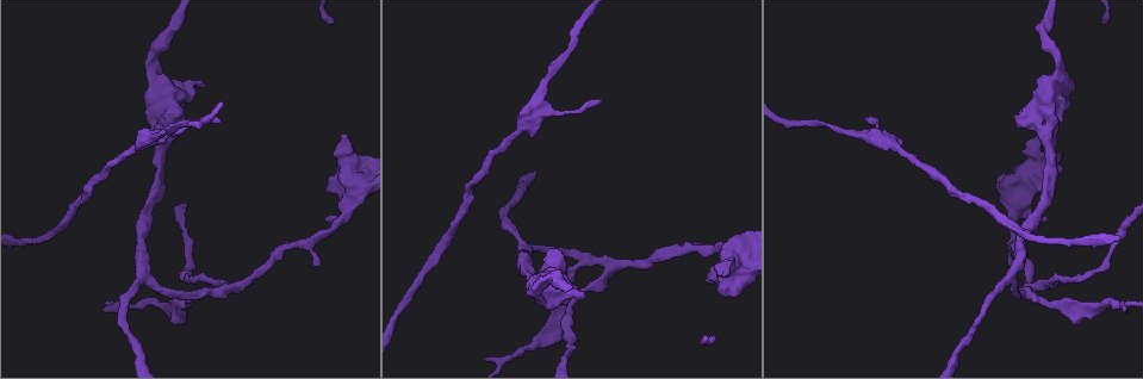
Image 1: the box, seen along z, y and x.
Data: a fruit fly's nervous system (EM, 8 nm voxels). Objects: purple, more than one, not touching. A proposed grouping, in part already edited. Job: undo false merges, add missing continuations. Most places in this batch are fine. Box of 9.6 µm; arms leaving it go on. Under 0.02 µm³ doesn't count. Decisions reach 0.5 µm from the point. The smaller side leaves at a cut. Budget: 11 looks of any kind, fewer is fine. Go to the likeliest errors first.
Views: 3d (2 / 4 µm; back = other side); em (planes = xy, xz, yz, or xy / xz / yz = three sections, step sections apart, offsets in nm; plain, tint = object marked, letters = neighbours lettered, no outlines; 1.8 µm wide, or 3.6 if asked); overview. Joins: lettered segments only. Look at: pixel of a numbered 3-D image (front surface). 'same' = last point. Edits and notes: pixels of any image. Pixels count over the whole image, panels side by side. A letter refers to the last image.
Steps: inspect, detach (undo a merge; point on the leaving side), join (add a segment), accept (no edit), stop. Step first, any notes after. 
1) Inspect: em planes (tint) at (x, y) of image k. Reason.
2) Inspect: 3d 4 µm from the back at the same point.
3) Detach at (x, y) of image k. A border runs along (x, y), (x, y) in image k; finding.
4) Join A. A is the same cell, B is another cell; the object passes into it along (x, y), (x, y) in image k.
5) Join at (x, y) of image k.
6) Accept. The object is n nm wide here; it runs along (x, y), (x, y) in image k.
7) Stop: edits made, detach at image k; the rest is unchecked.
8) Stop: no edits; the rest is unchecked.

Inspect: em xy step 8 (tint) at (1024, 297) of image 1. Side arm on a straight run.

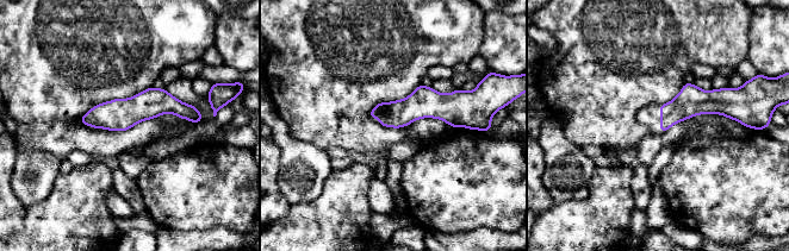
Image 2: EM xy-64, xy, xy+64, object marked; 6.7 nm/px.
Inspect: em planes (letters) at the same point.

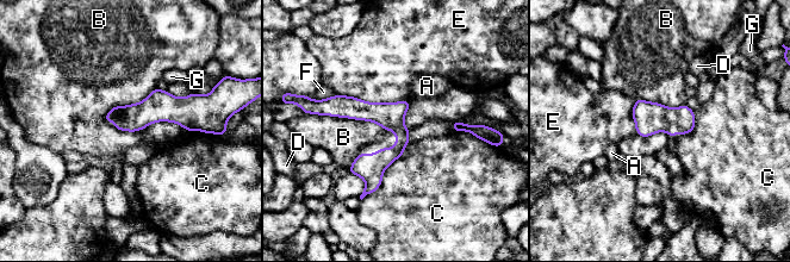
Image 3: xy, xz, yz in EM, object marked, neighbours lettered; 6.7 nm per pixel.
Accept. A, B, C, D, E, F and G are other cells; a border runs along (315, 113), (366, 119), (386, 130) in image 3; all the same neuron.

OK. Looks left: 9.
Inspect: em yz step 8 (tint) at (583, 298) of image 1.

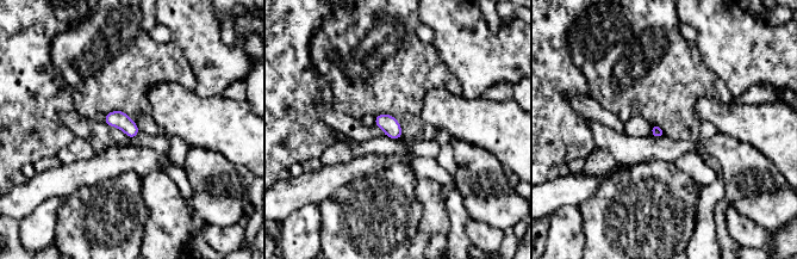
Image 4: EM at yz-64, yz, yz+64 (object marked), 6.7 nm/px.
Inspect: em xz step 8 (letters) at the same point. Cut it another way.

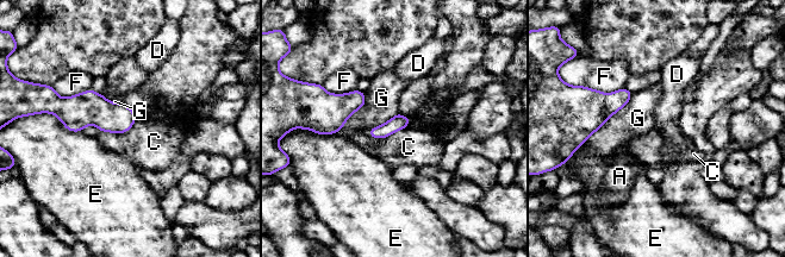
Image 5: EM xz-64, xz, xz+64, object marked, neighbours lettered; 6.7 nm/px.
Accept. A, C, D, E, F and G are other cells; a border runs along (136, 114), (124, 132), (101, 132) in image 5; no lettered segment goes on from it.

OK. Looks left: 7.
Inspect: 3d 2 µm at (147, 137) of image 1. Arms part here.

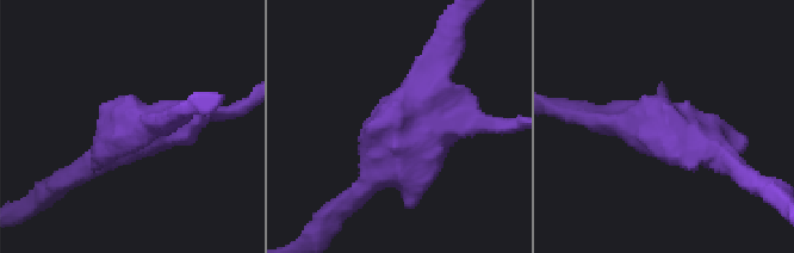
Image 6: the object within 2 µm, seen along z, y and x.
Inspect: em planes (plain) at (393, 130) of image 6.

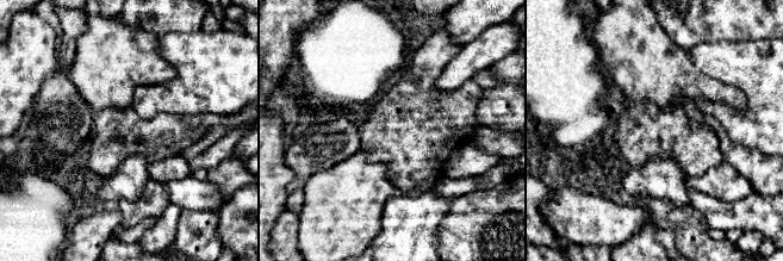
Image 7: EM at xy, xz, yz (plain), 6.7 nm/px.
Inspect: em planes (letters) at the same point.

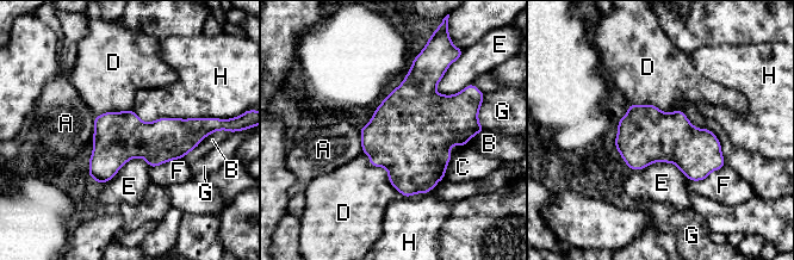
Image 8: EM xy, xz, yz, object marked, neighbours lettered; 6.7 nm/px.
Accept. A, B, C, D, E, F, G and H are other cells; a border runs along (628, 104), (680, 110), (725, 165) in image 8; continuous, no second neuron.

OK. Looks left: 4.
Inspect: em planes (letters) at (698, 242) of image 1. An open end.

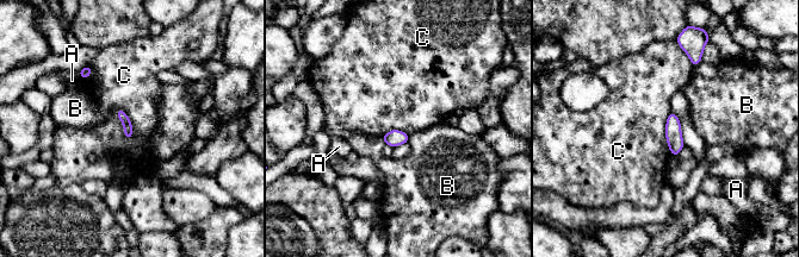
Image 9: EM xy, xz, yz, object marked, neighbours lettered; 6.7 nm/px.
Accept. The longest contact is with C, 240 nm; A, B and C are other cells; a border runs along (118, 107), (130, 120), (130, 140) in image 9; no lettered segment goes on from it.

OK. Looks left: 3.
Stop: no edits; the rest is unchecked.

